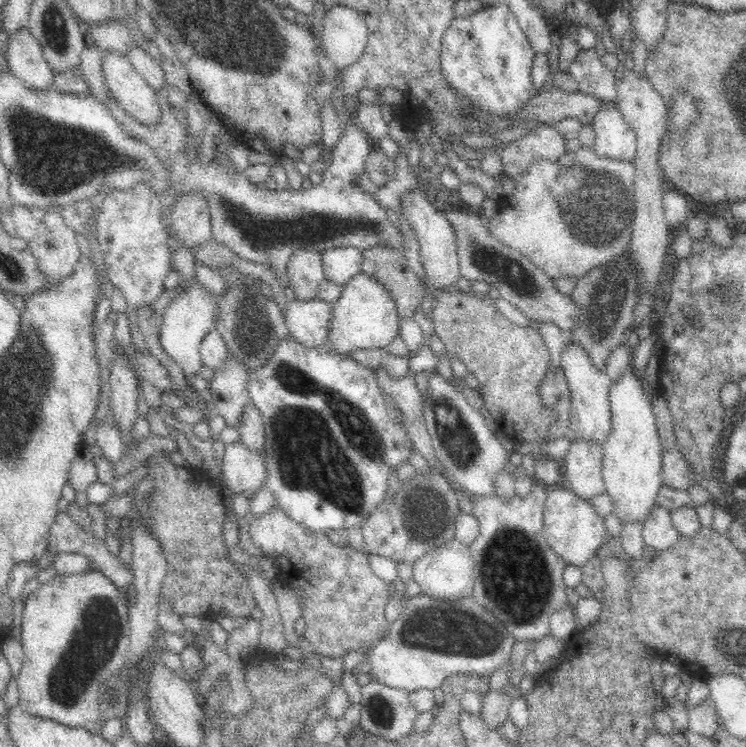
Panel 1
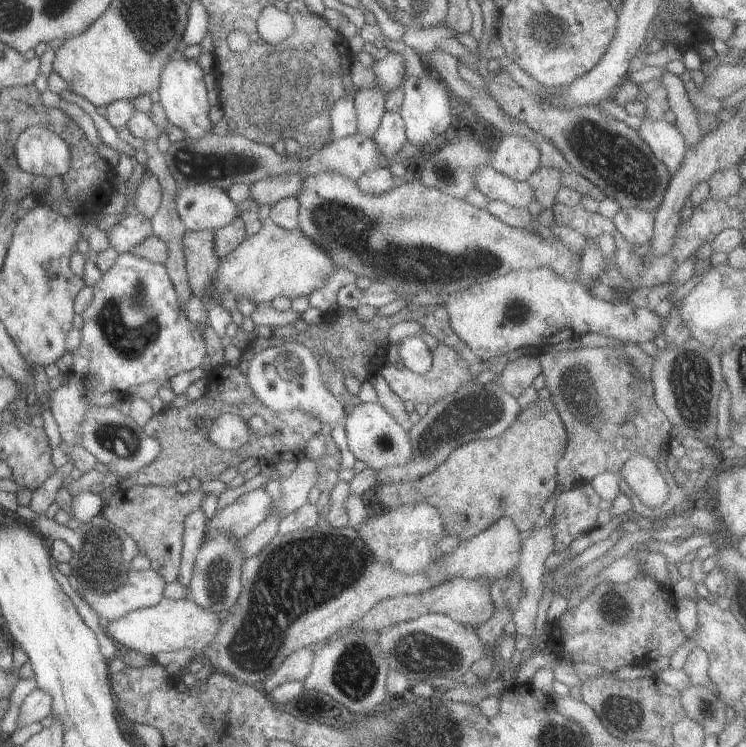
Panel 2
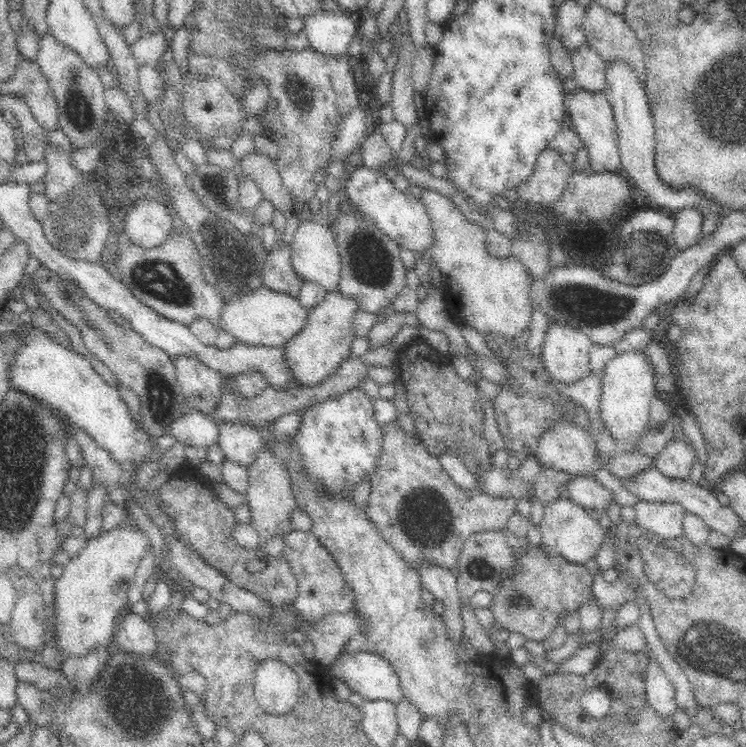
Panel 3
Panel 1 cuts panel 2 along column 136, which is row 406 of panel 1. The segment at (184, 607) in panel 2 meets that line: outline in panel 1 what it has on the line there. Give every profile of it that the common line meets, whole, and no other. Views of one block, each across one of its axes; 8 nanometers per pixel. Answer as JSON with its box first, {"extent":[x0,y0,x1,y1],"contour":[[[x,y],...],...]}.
{"extent":[603,366,661,520],"contour":[[[626,366],[618,380],[612,382],[609,390],[611,428],[603,442],[603,479],[605,492],[614,502],[614,514],[618,518],[644,520],[650,506],[656,502],[661,481],[661,440],[658,421],[654,415],[651,395],[642,386],[633,366]]]}

